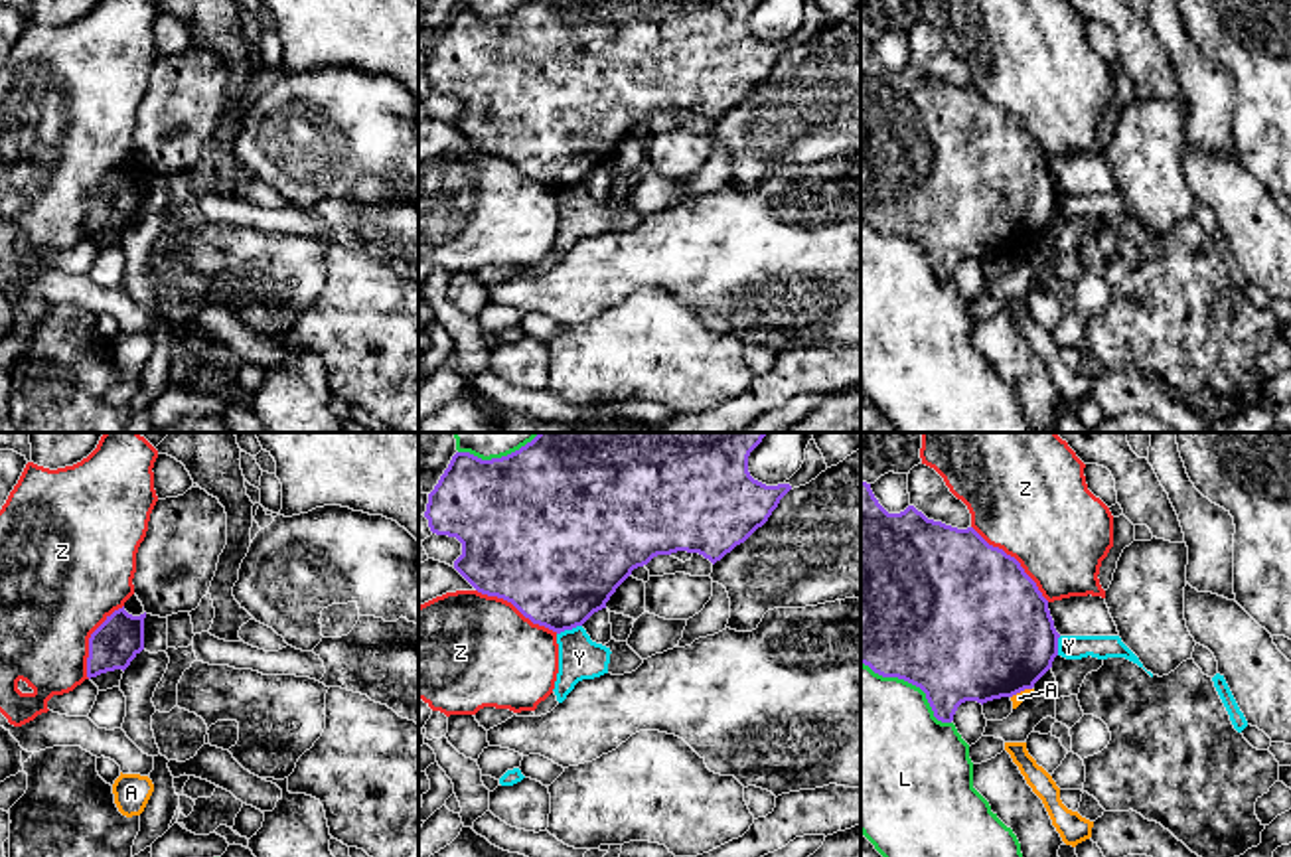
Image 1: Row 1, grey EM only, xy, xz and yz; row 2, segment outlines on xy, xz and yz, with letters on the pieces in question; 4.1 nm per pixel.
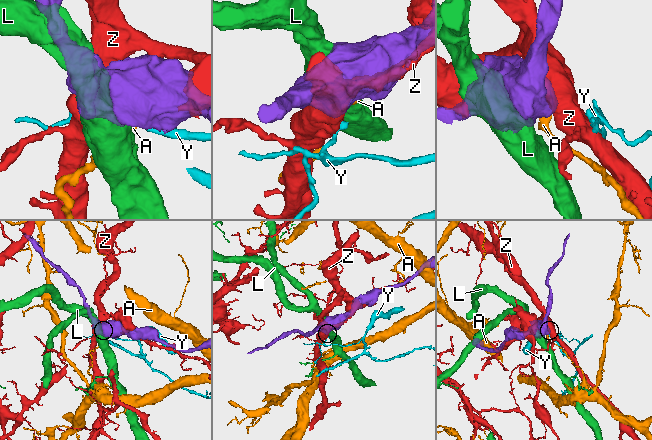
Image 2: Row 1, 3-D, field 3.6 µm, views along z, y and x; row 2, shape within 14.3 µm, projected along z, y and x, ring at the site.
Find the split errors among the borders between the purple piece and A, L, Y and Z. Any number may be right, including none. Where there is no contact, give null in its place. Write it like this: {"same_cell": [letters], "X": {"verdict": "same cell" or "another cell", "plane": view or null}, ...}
{"same_cell": [], "A": {"verdict": "another cell", "plane": "yz"}, "L": {"verdict": "another cell", "plane": "yz"}, "Y": {"verdict": "another cell", "plane": "xz"}, "Z": {"verdict": "another cell", "plane": "yz"}}

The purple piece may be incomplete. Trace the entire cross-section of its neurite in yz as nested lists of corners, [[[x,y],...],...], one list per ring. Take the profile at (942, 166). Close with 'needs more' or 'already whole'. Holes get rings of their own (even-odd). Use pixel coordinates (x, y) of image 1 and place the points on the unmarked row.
[[[861,39],[861,221],[920,245],[934,274],[951,280],[965,259],[983,263],[1032,247],[1052,225],[1058,195],[1048,158],[1015,115],[989,103],[973,85],[928,77],[914,63],[888,71],[871,41]]]; already whole

